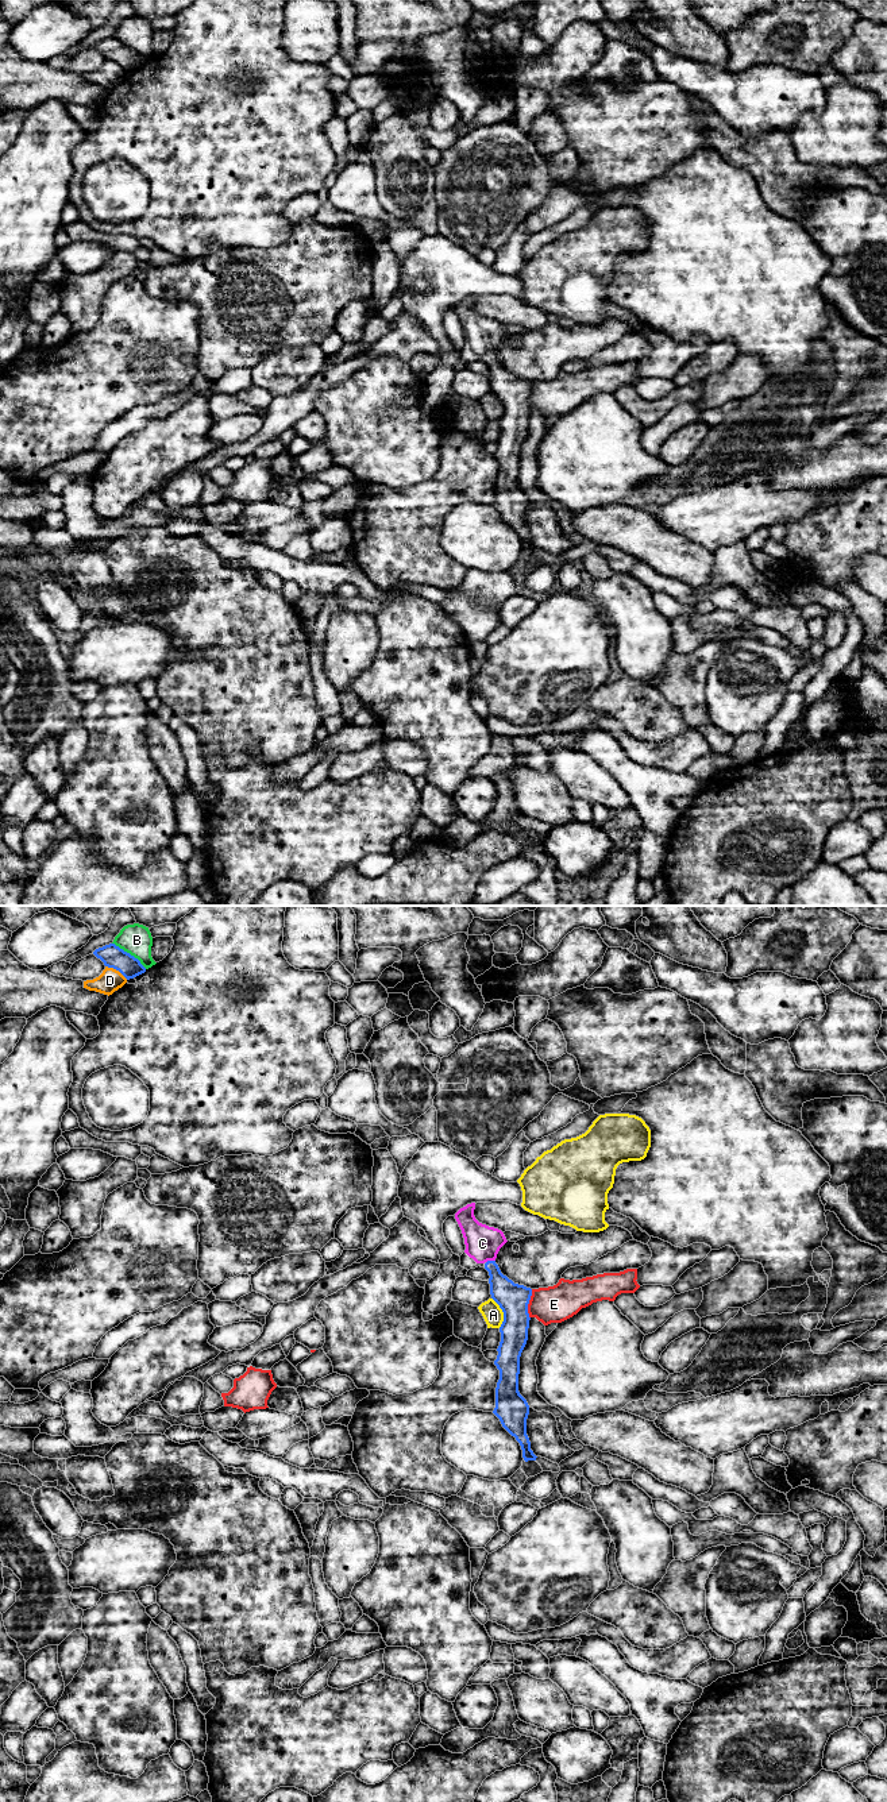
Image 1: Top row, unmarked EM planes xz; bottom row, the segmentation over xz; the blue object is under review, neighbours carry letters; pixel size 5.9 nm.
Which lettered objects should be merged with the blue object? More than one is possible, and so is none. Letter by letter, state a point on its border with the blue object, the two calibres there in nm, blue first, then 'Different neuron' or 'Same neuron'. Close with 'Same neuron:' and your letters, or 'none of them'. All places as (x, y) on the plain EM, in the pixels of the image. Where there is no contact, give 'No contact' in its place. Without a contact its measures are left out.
A: Touches blue at xz (502, 404). Thickness 190 nm (blue) against 120 nm. Different neuron
B: Touches blue at xz (128, 46). Thickness 140 nm (blue) against 180 nm. Different neuron
C: Touches blue at xz (490, 354). Thickness 170 nm (blue) against 200 nm. Same neuron
D: Touches blue at xz (116, 62). Thickness 140 nm (blue) against 140 nm. Different neuron
E: Touches blue at xz (528, 396). Thickness 190 nm (blue) against 220 nm. Different neuron
Same neuron: C

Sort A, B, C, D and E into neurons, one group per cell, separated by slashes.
A / B / C / D / E

